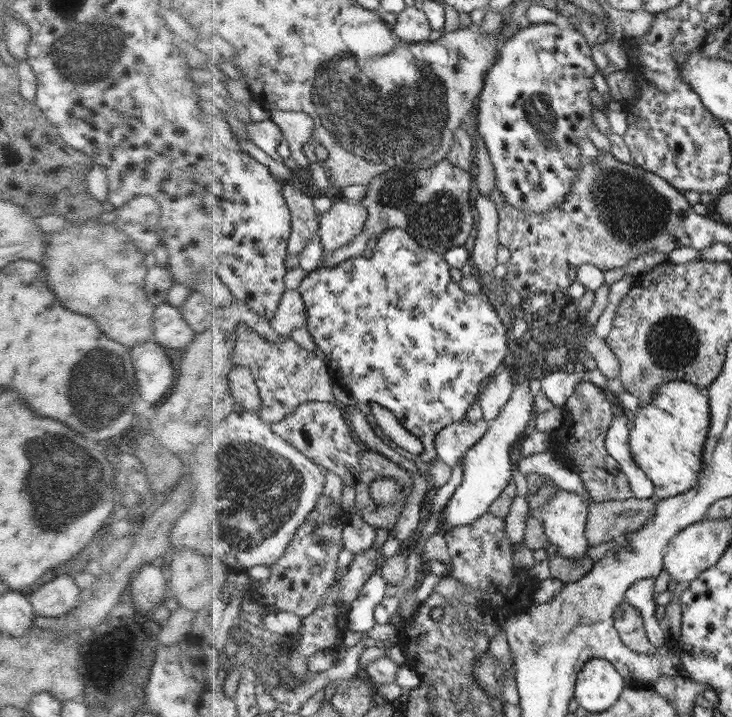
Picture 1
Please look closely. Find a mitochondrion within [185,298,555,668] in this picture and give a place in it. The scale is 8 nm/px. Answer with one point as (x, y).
(266, 499)

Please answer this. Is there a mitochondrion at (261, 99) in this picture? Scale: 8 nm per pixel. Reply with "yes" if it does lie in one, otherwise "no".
no

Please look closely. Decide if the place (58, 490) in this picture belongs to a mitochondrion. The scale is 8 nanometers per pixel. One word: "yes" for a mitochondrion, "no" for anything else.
yes

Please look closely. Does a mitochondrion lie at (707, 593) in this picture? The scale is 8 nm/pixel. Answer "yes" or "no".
no

